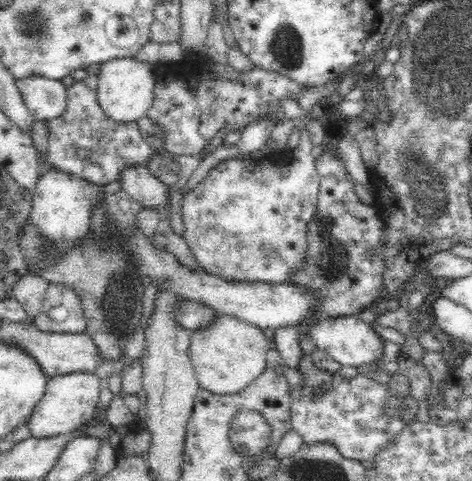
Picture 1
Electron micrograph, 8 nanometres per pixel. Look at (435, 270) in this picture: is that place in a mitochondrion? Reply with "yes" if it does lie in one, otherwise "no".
no

